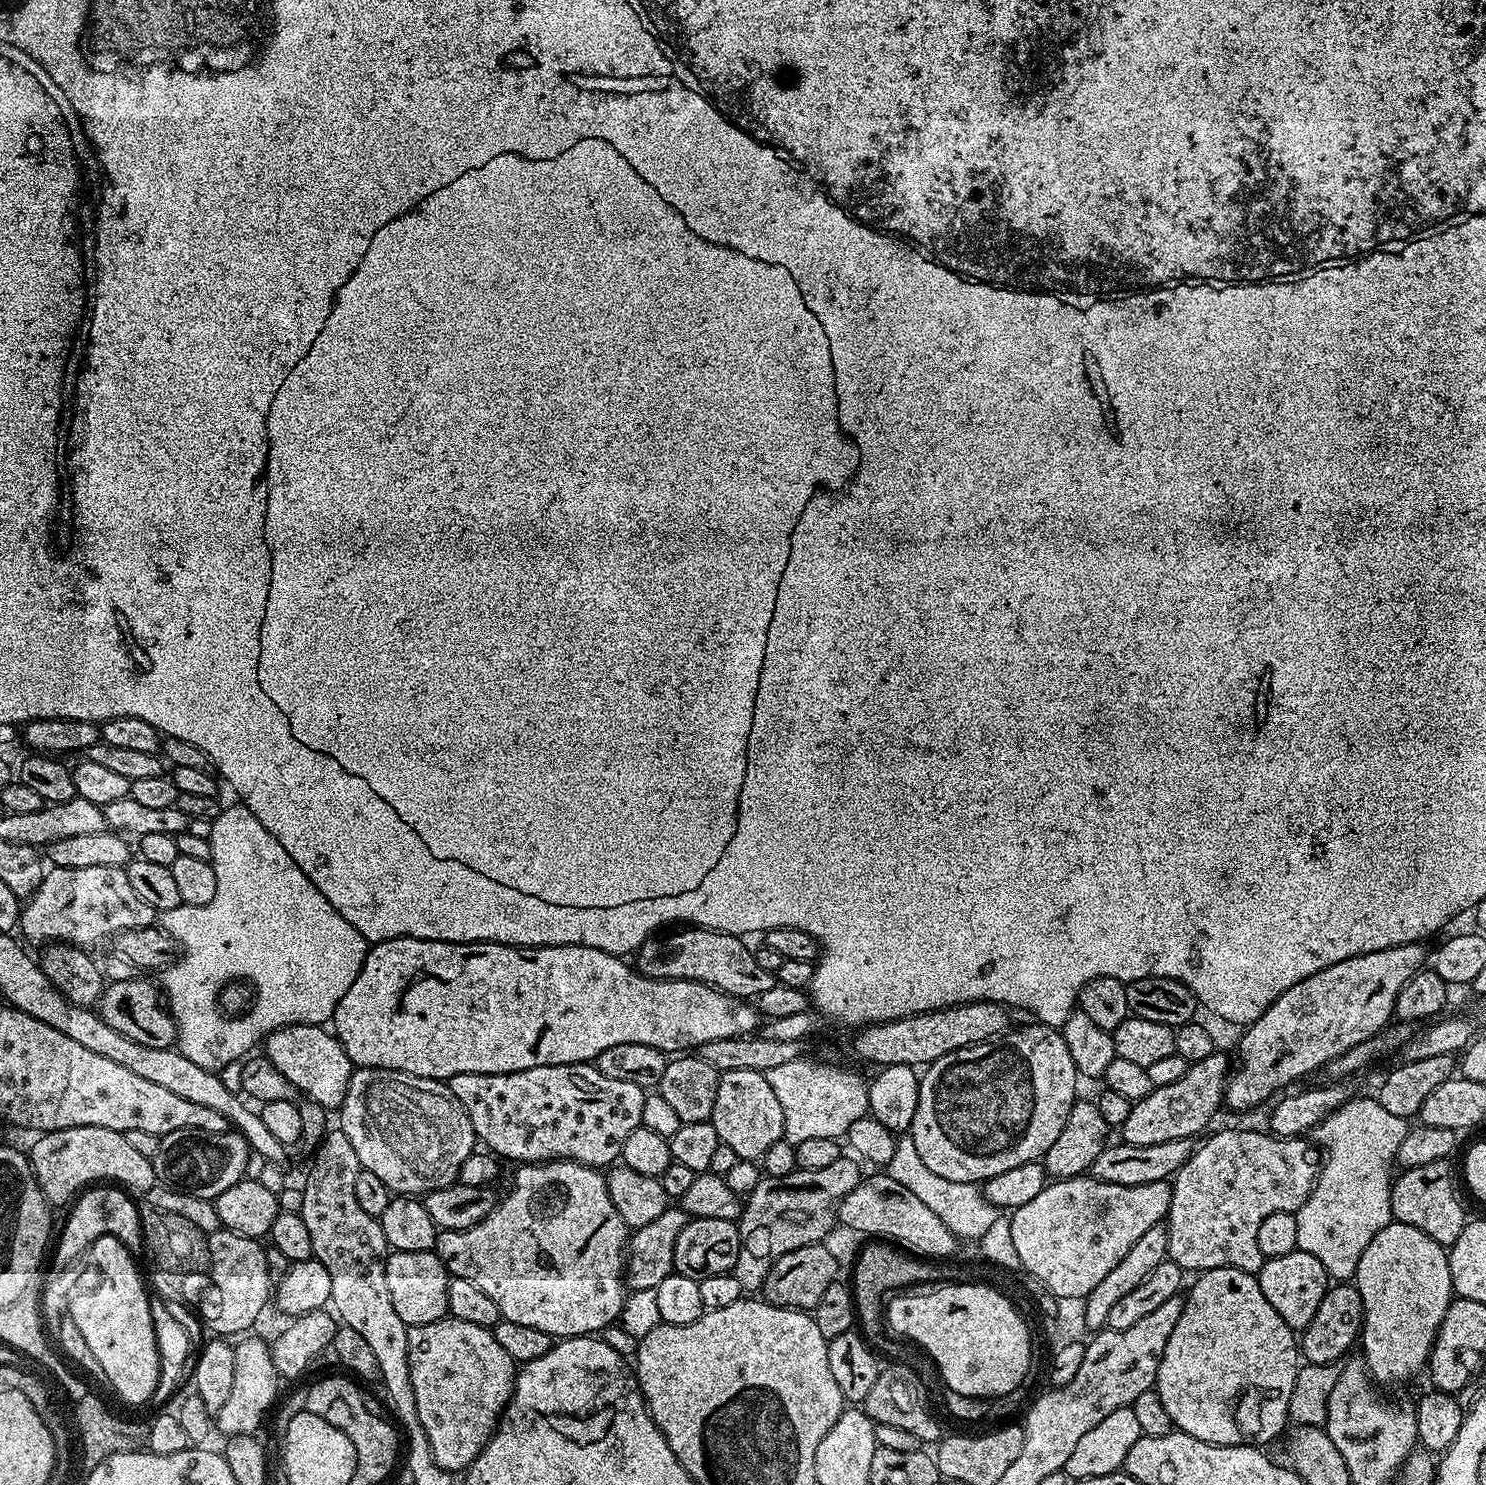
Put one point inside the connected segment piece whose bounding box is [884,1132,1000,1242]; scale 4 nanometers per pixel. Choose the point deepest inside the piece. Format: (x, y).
(963, 1207)

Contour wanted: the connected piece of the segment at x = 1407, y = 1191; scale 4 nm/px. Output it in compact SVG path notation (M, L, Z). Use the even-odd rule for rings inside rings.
M1448 1160L1426 1162L1426 1166L1405 1168L1392 1181L1392 1218L1395 1223L1414 1226L1434 1242L1450 1246L1458 1242L1466 1223L1464 1204L1456 1200L1456 1180Z

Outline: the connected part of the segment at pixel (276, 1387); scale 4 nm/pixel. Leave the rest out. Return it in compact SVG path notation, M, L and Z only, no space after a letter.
M249 1335L247 1338L249 1340L244 1340L241 1342L241 1344L237 1343L234 1347L234 1366L233 1366L233 1378L234 1383L230 1386L230 1398L226 1398L226 1402L224 1405L222 1405L222 1410L218 1410L216 1414L214 1415L214 1428L217 1433L221 1432L222 1436L224 1438L230 1437L230 1436L250 1436L256 1433L259 1433L260 1423L264 1420L264 1415L267 1414L268 1411L272 1408L272 1403L276 1400L276 1395L280 1392L280 1384L282 1385L282 1378L279 1376L279 1374L276 1373L276 1367L274 1366L274 1360L272 1358L272 1350L269 1344L269 1341L266 1339L259 1340L258 1337Z

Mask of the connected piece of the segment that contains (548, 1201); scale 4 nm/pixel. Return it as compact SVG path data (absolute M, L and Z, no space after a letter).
M545 1160L539 1164L525 1164L517 1167L516 1177L505 1196L499 1197L492 1213L482 1222L457 1232L441 1231L436 1238L435 1253L439 1256L452 1276L466 1278L466 1282L474 1282L478 1290L483 1290L498 1306L501 1317L510 1322L518 1322L518 1326L534 1326L534 1330L542 1330L553 1338L570 1336L591 1336L603 1333L603 1328L615 1325L620 1319L626 1299L626 1249L630 1239L630 1229L622 1222L622 1214L614 1210L614 1202L610 1202L608 1182L605 1173L599 1168L591 1168L573 1160Z

